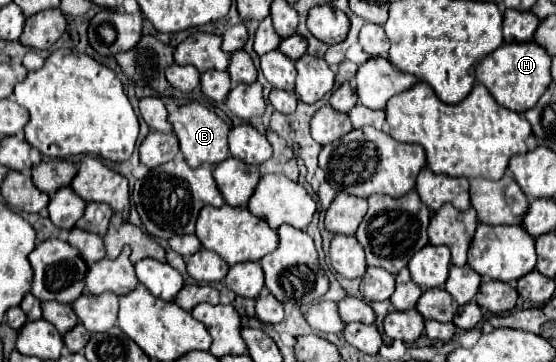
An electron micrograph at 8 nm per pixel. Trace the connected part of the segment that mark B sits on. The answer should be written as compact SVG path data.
M192 102L192 104L186 104L186 106L180 106L174 114L168 116L170 124L172 120L176 120L174 126L174 134L178 136L178 142L180 142L180 152L186 160L186 164L190 168L198 168L200 164L220 164L224 162L230 154L228 154L228 132L230 132L230 126L218 118L212 110L208 110L206 106L198 104L198 102Z

